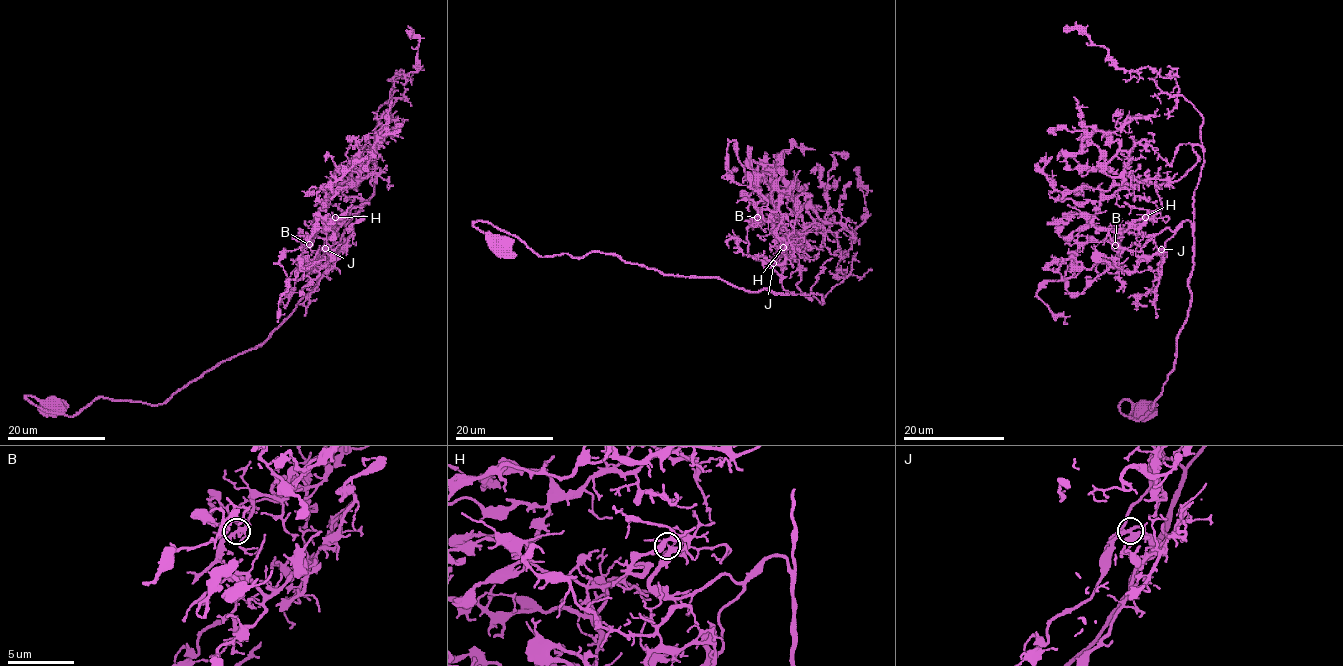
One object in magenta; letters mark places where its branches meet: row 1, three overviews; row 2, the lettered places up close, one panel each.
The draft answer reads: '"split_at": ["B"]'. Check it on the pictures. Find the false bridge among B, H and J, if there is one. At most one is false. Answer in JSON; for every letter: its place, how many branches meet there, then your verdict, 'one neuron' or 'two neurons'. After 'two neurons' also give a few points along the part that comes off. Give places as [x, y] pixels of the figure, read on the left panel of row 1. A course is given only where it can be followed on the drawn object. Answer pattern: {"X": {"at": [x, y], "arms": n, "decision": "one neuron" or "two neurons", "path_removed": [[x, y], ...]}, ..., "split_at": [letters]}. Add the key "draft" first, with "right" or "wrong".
{"draft": "wrong", "B": {"at": [309, 244], "arms": 7, "decision": "one neuron"}, "H": {"at": [335, 217], "arms": 6, "decision": "one neuron"}, "J": {"at": [325, 248], "arms": 6, "decision": "one neuron"}, "split_at": []}

